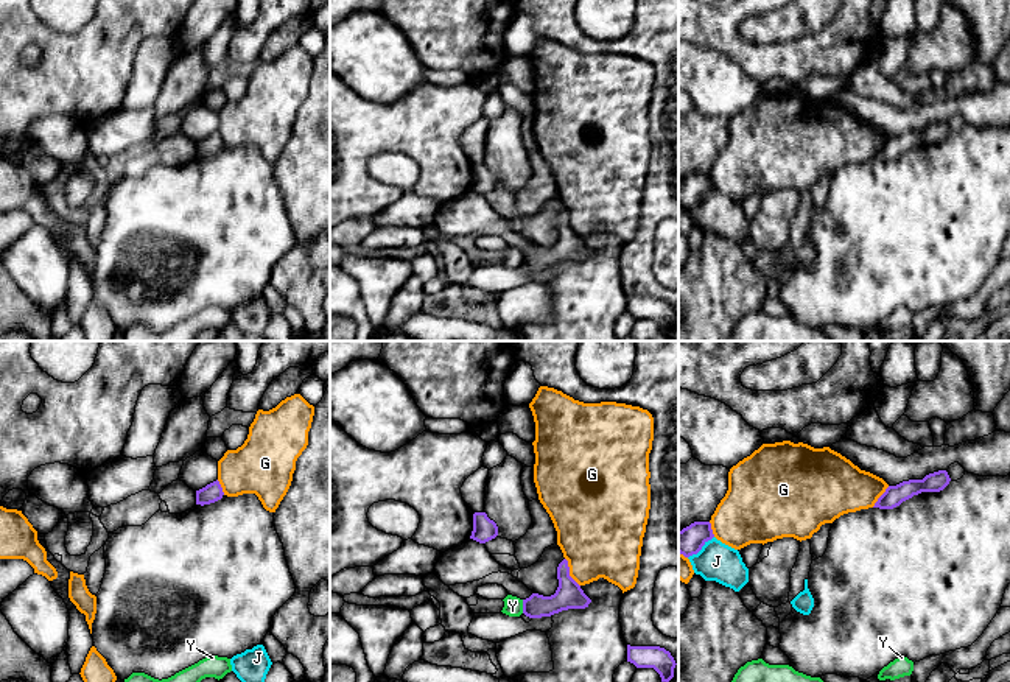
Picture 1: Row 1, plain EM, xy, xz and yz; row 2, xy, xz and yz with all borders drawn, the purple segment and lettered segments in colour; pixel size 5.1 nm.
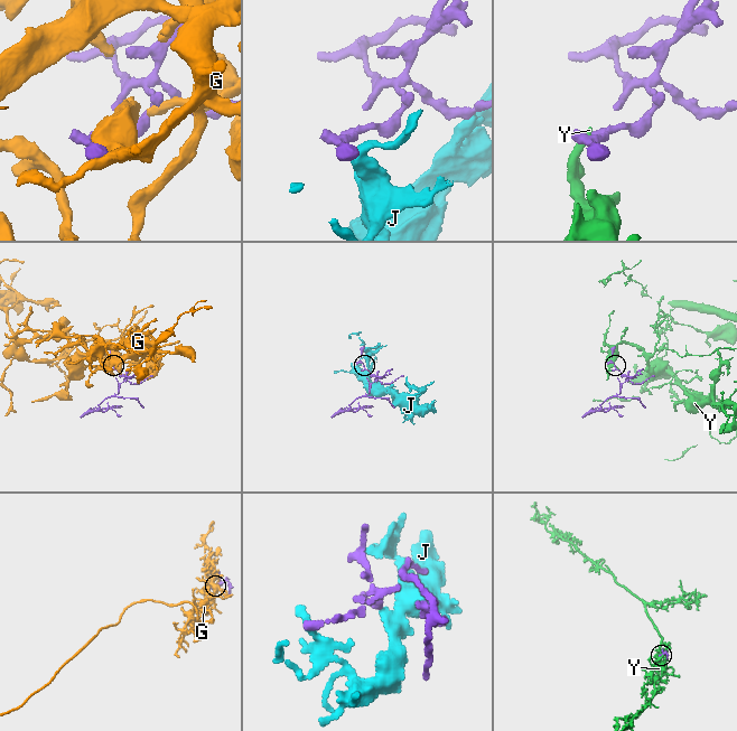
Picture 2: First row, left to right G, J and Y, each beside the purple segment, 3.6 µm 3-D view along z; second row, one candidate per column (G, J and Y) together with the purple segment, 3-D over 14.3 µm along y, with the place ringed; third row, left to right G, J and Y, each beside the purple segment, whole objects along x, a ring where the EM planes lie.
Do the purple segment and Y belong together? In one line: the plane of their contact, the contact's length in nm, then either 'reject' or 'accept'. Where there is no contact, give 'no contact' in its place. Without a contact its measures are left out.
xz | 70 nm | reject

